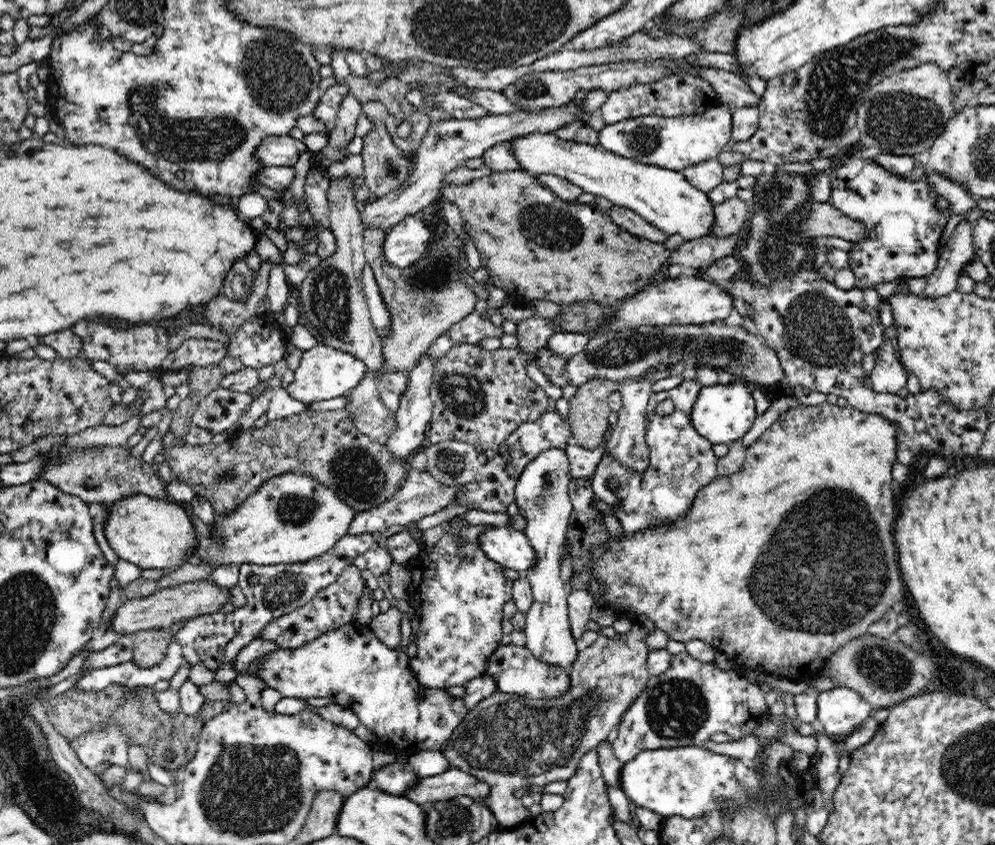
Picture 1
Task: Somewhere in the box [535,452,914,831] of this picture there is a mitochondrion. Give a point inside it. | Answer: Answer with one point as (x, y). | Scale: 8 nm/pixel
(855, 587)

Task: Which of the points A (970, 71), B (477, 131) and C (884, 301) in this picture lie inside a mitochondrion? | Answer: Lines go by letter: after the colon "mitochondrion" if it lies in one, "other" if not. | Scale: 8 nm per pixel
A: other
B: other
C: other

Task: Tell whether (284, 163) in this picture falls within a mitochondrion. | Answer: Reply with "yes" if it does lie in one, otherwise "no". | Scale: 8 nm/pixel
no

